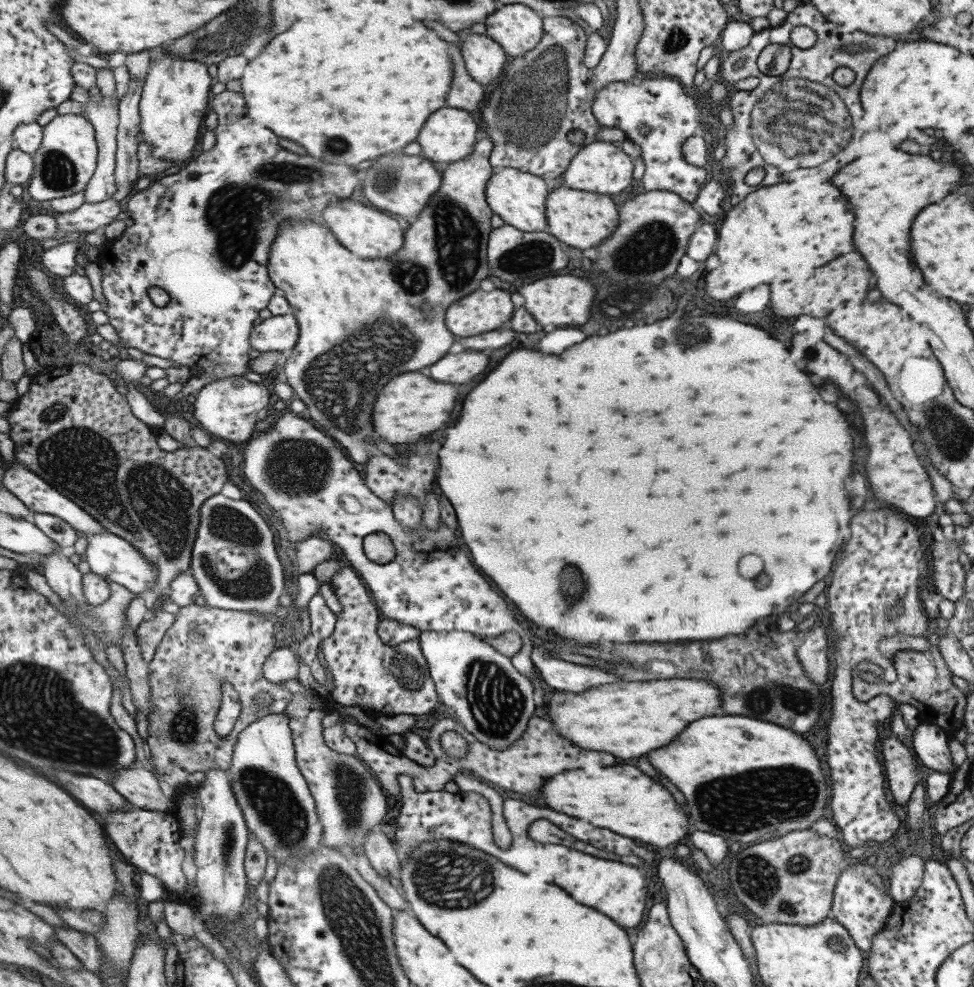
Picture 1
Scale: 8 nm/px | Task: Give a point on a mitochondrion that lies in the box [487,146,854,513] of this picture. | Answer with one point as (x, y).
(655, 242)

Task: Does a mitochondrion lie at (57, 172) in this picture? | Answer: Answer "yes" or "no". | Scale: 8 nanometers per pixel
yes

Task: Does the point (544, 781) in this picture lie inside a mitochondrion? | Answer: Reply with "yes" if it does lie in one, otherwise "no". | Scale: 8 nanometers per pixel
no

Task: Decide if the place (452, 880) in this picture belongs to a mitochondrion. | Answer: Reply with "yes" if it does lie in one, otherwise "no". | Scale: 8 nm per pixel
yes

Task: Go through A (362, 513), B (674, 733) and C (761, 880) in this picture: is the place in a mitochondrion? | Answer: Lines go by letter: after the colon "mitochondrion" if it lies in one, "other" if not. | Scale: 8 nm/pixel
A: other
B: other
C: mitochondrion

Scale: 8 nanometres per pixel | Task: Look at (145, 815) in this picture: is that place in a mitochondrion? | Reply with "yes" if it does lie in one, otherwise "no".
no

